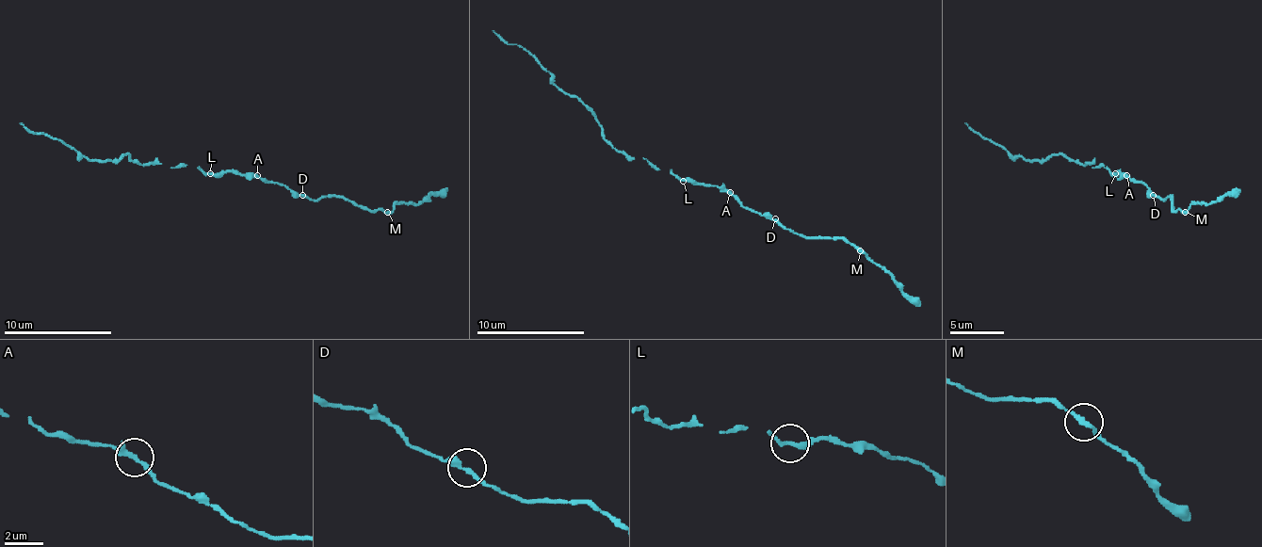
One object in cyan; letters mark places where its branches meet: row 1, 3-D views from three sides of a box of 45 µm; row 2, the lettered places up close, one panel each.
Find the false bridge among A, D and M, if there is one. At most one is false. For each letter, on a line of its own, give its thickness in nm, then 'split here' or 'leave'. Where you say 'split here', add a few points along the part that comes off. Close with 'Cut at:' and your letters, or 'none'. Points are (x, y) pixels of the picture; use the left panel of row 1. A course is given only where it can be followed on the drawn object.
A: 280 nm | leave
D: 280 nm | leave
M: 180 nm | leave
Cut at: none

